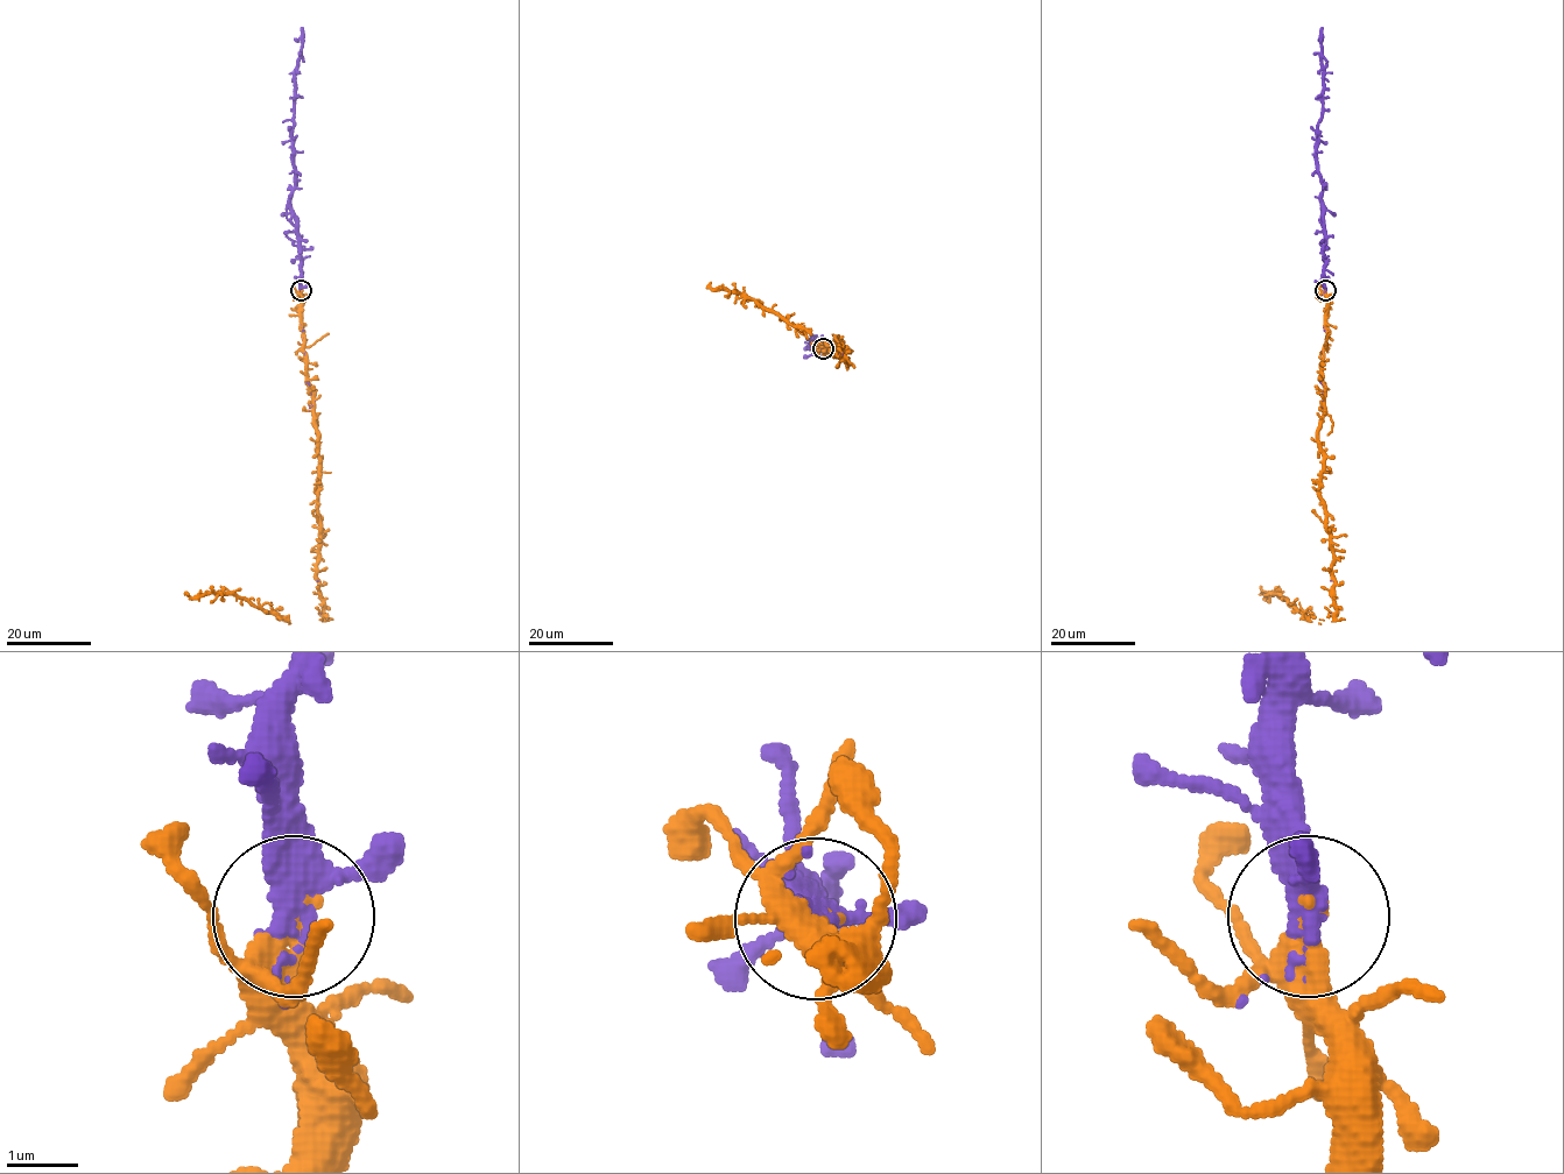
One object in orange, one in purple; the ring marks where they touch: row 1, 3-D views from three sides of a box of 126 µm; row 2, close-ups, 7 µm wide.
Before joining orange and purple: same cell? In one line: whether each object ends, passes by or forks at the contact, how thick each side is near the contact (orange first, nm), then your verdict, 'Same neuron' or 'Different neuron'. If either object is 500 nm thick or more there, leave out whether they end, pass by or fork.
At the ring orange forks. At the ring purple passes by. Thickness 240 nm (orange) against 360 nm. Same neuron

